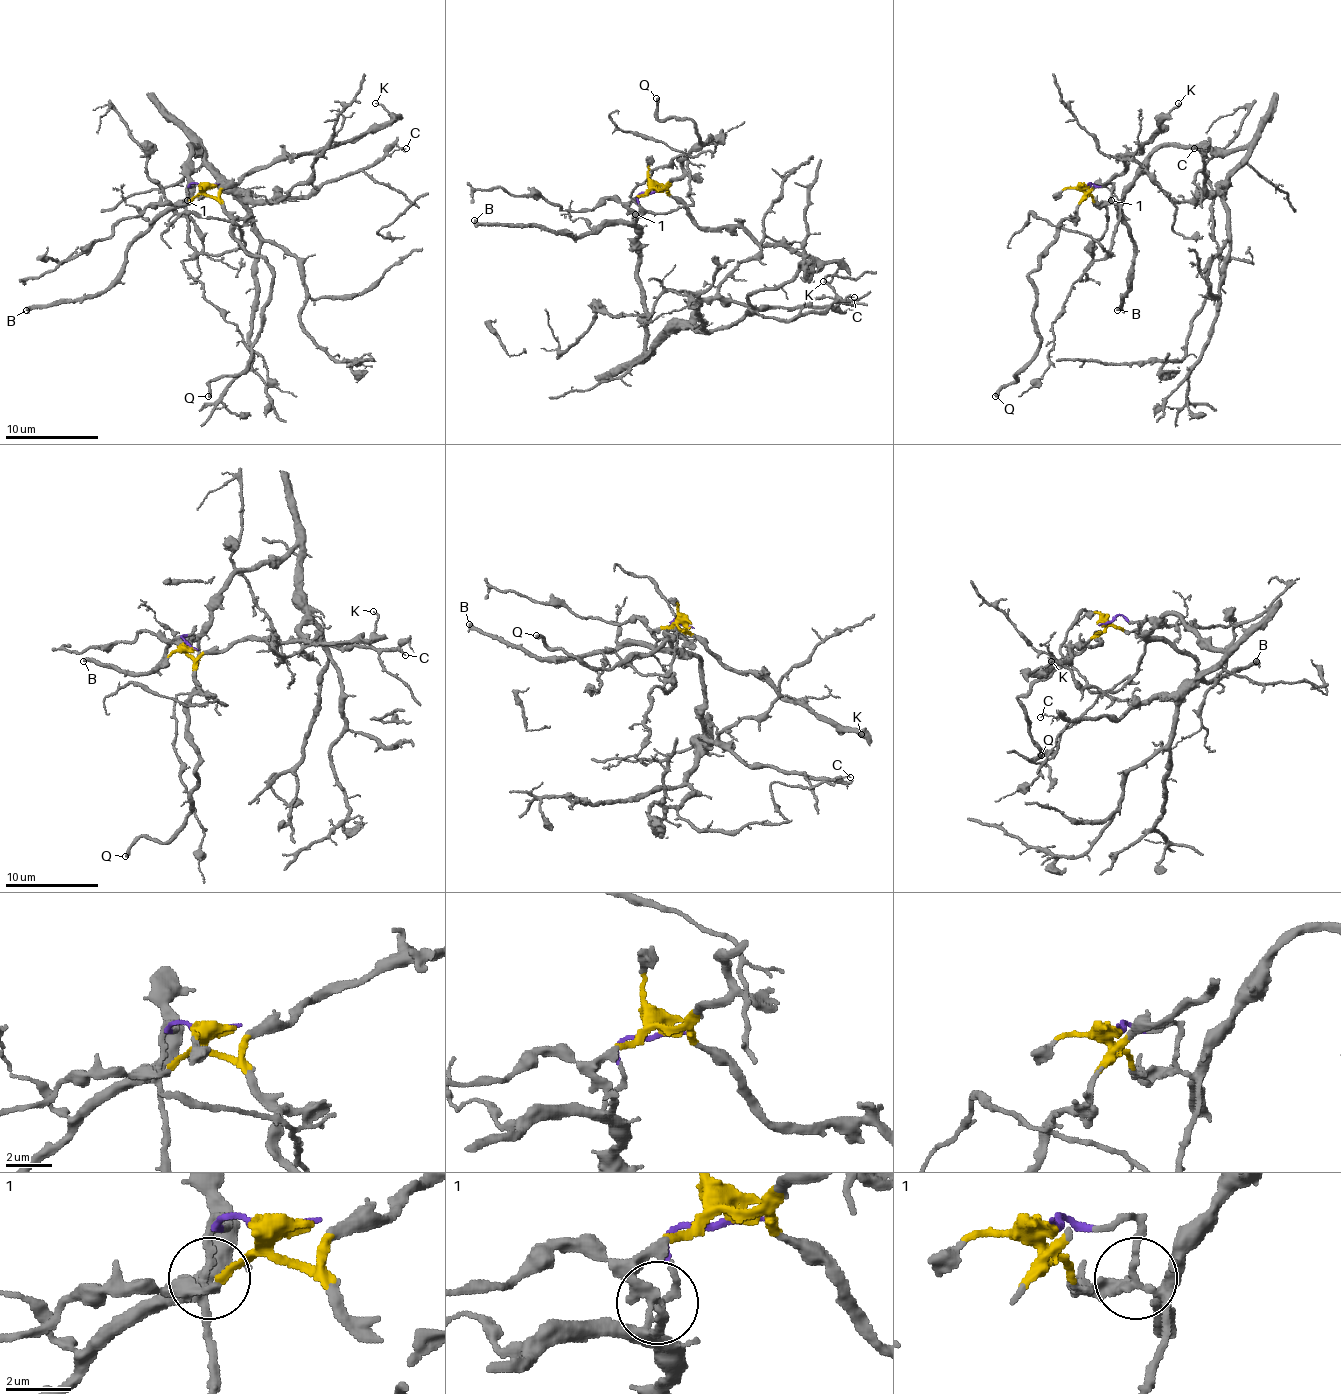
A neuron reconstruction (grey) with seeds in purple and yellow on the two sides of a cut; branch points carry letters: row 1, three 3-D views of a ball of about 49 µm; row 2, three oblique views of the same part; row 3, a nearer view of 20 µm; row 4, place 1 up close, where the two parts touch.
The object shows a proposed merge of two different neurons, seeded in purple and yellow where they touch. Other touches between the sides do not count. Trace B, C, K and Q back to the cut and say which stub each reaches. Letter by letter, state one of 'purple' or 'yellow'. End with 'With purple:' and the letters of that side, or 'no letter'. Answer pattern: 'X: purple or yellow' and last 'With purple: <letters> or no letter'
B: purple
C: purple
K: yellow
Q: yellow
With purple: B, C

